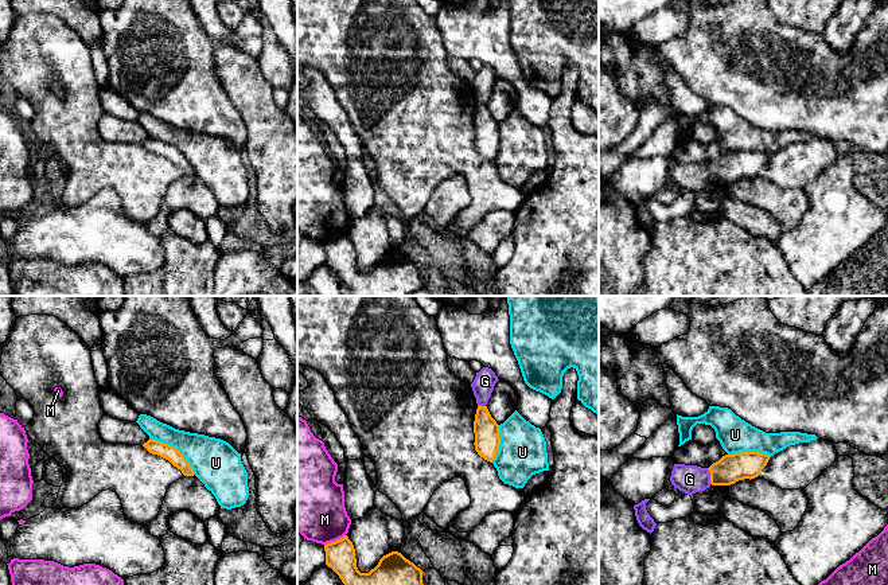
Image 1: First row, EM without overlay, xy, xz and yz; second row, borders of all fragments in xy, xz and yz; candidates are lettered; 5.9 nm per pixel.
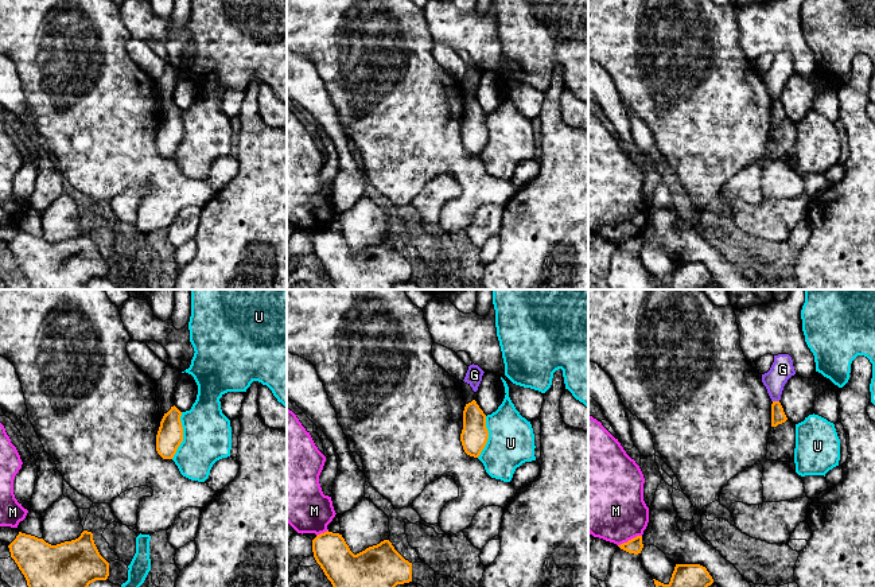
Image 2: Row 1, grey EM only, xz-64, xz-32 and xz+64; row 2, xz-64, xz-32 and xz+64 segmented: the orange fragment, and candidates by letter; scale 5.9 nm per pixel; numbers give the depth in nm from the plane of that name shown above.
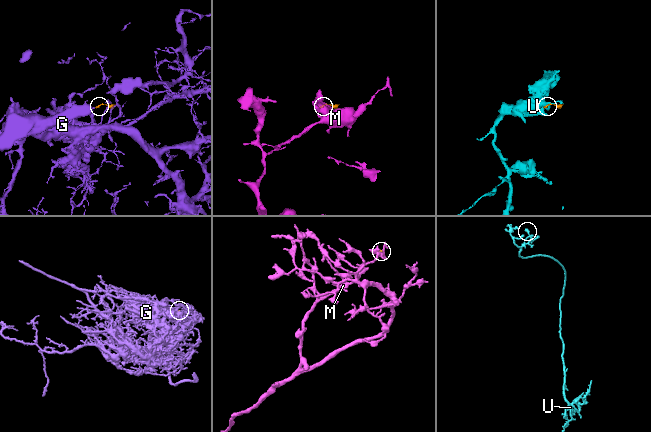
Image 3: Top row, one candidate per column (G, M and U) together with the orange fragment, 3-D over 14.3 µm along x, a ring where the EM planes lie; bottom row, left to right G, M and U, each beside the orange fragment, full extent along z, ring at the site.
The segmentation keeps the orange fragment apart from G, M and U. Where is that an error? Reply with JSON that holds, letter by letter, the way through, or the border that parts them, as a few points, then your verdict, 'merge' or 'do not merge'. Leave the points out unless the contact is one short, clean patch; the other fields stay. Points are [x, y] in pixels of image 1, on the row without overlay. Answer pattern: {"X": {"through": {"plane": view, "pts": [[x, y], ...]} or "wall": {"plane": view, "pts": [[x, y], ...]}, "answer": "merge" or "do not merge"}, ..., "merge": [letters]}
{"G": {"wall": {"plane": "yz", "pts": [[707, 167], [711, 182]]}, "answer": "do not merge"}, "M": {"answer": "do not merge"}, "U": {"answer": "do not merge"}, "merge": []}

